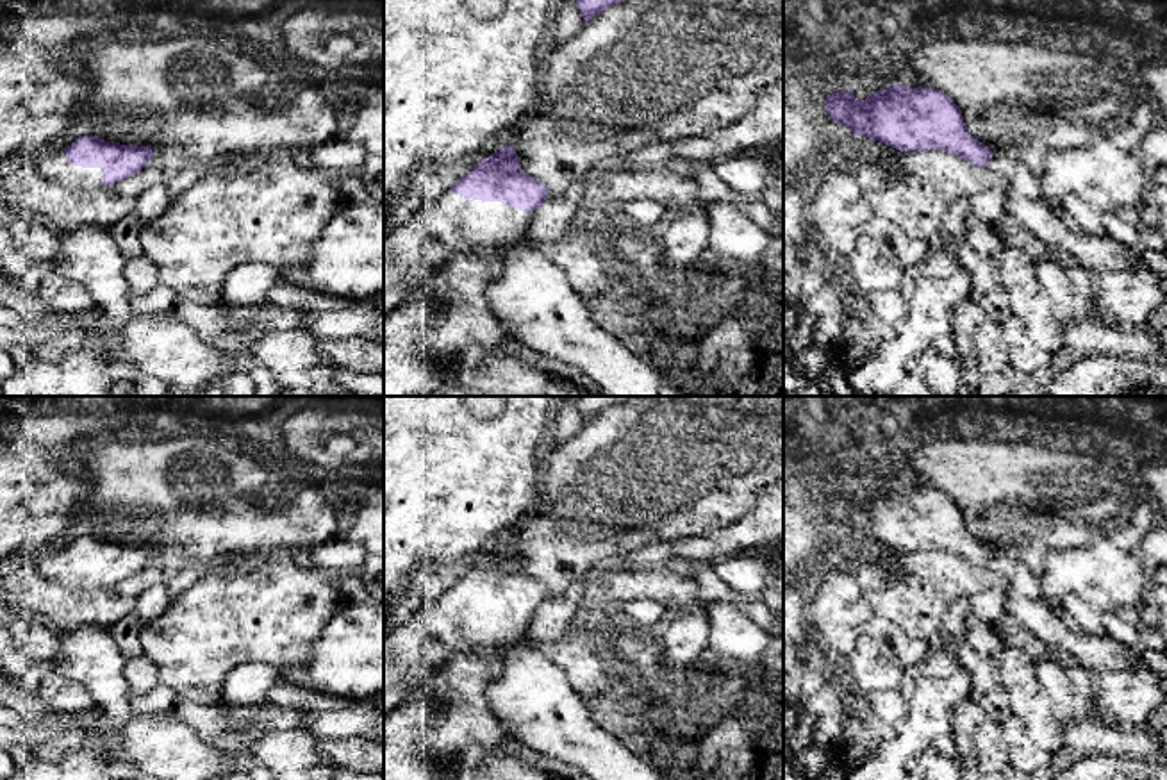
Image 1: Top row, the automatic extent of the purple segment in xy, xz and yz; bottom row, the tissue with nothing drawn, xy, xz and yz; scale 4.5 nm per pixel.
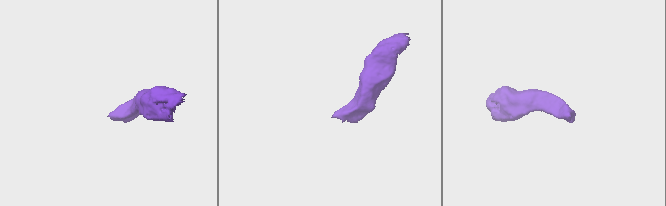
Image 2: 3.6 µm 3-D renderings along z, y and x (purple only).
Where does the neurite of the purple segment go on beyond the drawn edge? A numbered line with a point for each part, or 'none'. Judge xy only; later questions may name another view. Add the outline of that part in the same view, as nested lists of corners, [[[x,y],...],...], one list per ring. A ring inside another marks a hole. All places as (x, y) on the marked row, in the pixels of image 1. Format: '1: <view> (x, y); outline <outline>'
1: xy (56, 168); outline [[[62,150],[48,157],[36,159],[32,166],[41,177],[70,189],[95,189],[103,186],[103,173],[100,168],[75,166],[66,161],[66,154]]]

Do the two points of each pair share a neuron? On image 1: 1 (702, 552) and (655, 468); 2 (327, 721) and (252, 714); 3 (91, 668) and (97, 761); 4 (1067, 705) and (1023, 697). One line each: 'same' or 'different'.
1: different
2: same
3: same
4: different

